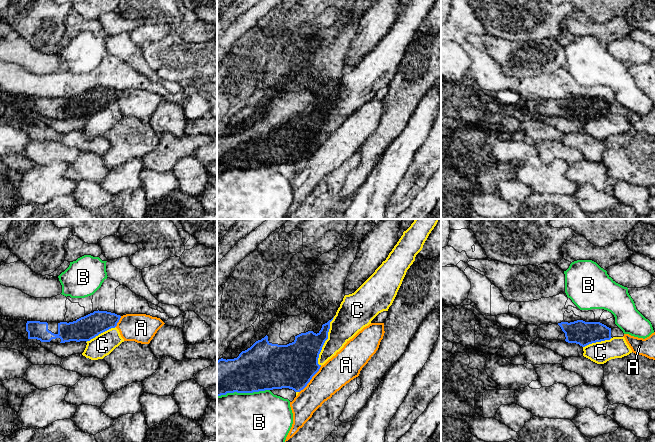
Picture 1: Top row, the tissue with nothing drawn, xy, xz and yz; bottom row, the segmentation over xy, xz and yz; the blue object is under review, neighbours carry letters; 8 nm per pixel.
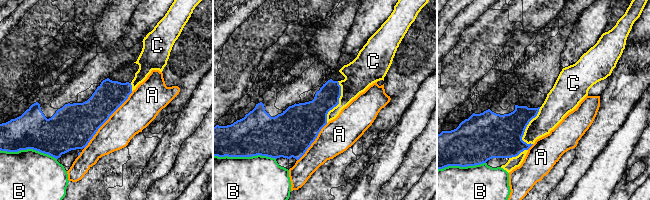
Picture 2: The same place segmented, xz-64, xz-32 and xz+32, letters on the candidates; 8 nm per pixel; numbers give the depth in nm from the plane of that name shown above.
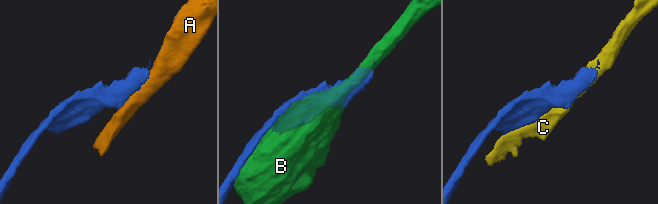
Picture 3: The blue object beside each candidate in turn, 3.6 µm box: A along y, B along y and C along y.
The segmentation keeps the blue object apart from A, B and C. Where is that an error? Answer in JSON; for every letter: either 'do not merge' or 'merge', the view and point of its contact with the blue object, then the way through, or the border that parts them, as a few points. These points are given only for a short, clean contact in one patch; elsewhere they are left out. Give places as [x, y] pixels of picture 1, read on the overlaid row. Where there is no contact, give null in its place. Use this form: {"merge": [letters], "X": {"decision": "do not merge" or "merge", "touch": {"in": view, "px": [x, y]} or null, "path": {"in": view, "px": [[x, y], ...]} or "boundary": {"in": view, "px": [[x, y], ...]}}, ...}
{"merge": [], "A": {"decision": "do not merge", "touch": {"in": "xz", "px": [311, 378]}}, "B": {"decision": "do not merge", "touch": {"in": "xz", "px": [243, 392]}}, "C": {"decision": "do not merge", "touch": {"in": "xz", "px": [325, 340]}}}

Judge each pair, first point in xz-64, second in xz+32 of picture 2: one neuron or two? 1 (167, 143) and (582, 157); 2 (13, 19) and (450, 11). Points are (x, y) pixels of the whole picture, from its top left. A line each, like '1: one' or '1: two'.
1: two
2: two

